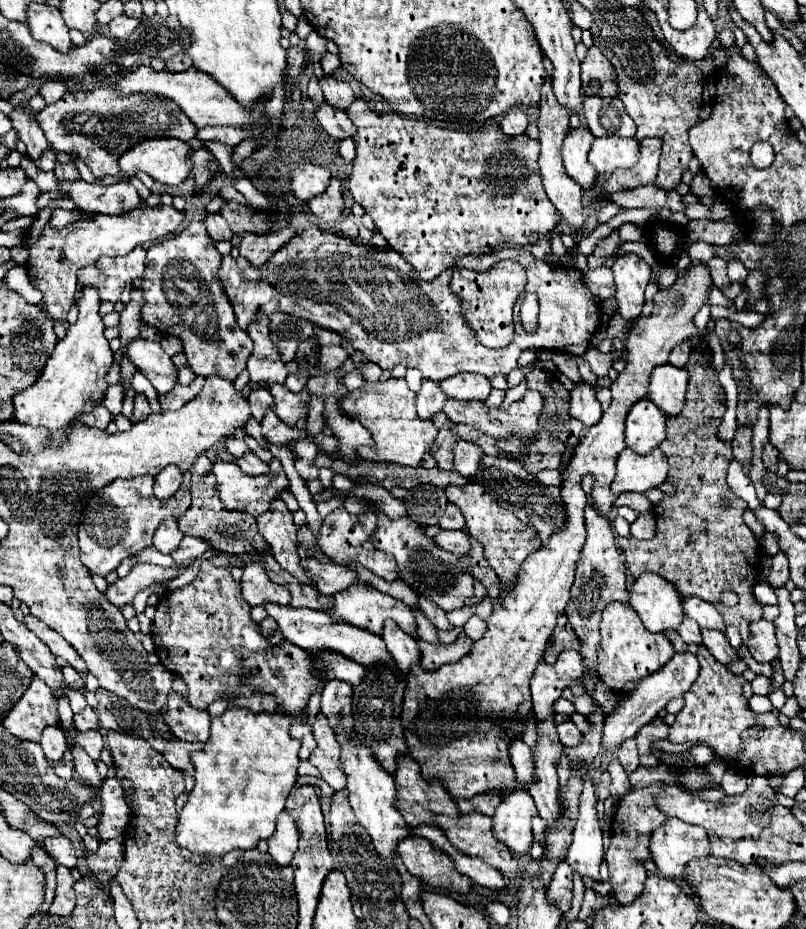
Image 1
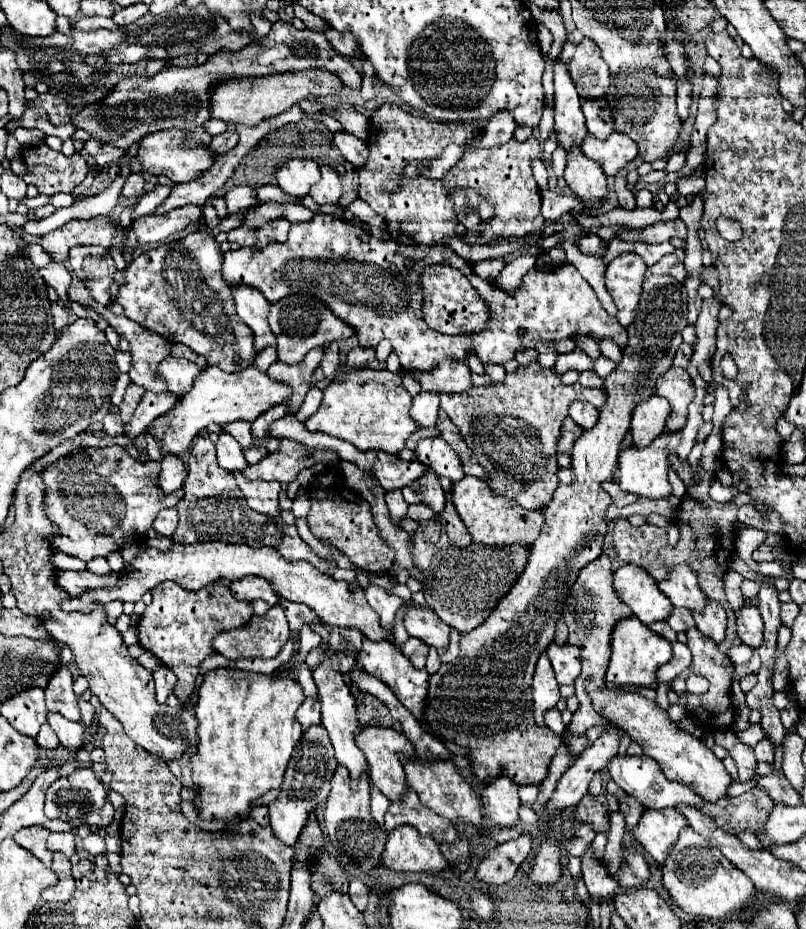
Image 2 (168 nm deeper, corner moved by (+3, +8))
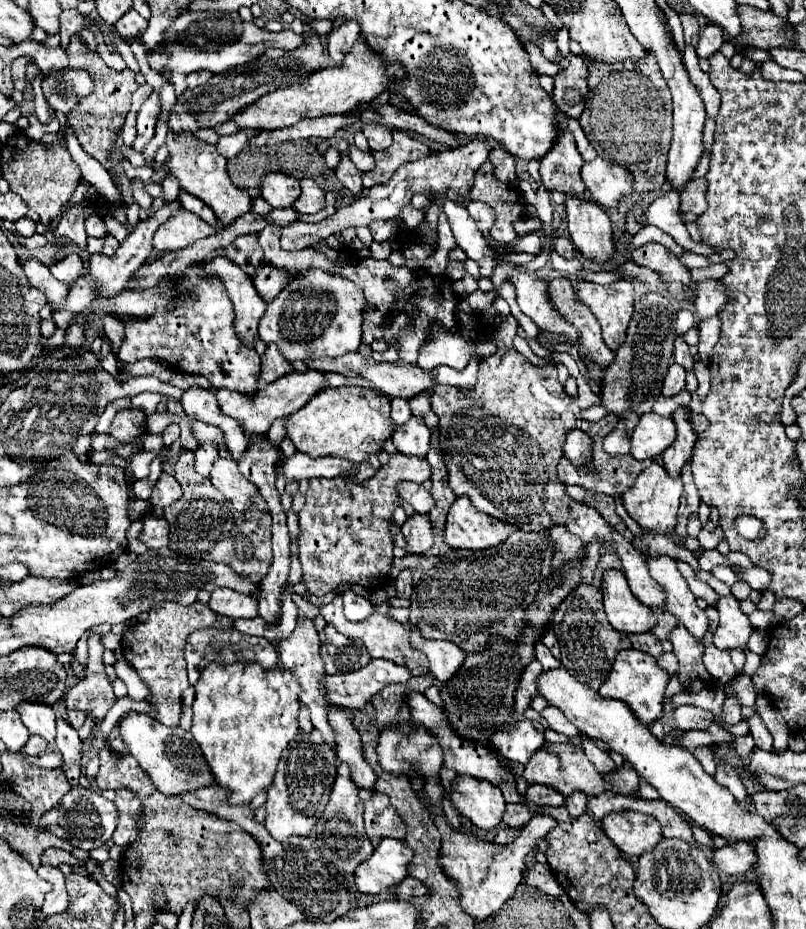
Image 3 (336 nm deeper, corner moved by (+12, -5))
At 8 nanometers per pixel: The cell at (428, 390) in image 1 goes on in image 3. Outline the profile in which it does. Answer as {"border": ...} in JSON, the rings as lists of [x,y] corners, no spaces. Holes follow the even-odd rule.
{"border":[[[413,416],[407,424],[395,428],[393,432],[393,444],[401,454],[407,456],[419,456],[425,458],[429,450],[429,428],[425,422],[417,416]]]}

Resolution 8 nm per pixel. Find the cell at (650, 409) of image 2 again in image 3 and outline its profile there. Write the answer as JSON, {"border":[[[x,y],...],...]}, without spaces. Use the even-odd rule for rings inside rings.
{"border":[[[643,414],[633,436],[631,436],[631,454],[637,460],[657,458],[675,442],[675,422],[669,416]]]}

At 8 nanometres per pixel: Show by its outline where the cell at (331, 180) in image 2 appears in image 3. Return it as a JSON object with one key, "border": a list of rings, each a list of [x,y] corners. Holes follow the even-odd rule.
{"border":[[[301,180],[301,196],[293,204],[293,208],[301,214],[317,214],[325,208],[325,192],[315,186],[313,180]]]}

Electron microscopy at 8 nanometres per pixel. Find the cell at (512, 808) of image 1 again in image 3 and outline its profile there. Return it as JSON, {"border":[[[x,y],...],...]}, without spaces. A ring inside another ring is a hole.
{"border":[[[459,774],[451,782],[451,802],[461,816],[483,830],[499,826],[505,810],[501,790],[483,778],[469,778],[469,774]]]}

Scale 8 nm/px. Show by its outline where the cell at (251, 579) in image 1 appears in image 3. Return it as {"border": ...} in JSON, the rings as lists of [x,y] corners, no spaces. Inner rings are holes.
{"border":[[[215,588],[211,592],[209,606],[215,614],[229,616],[231,620],[259,616],[257,598],[253,594],[241,594],[241,592],[229,590],[229,588]]]}

